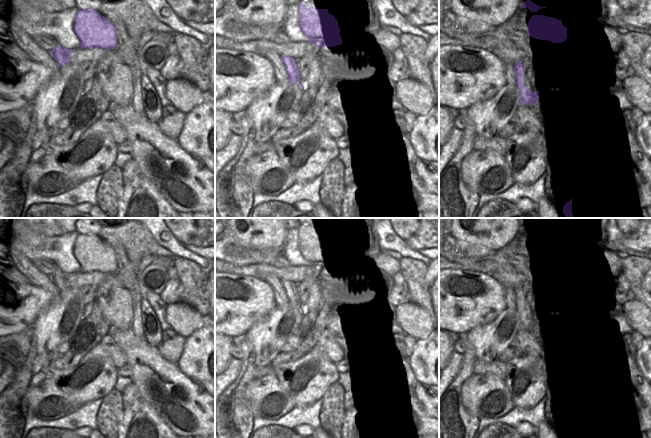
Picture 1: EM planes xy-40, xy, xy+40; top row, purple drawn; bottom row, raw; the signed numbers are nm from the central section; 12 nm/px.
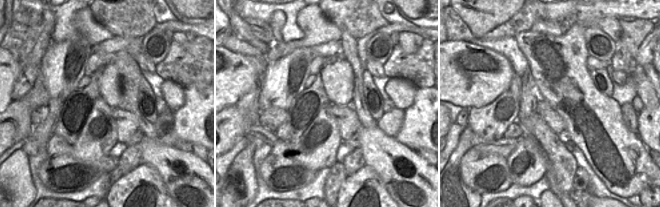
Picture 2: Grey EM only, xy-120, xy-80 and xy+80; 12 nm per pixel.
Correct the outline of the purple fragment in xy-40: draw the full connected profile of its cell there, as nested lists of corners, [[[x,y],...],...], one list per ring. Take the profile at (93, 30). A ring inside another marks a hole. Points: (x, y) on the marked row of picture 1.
[[[79,9],[75,15],[74,32],[80,40],[81,49],[103,48],[115,49],[118,42],[116,28],[110,20],[93,9]]]

